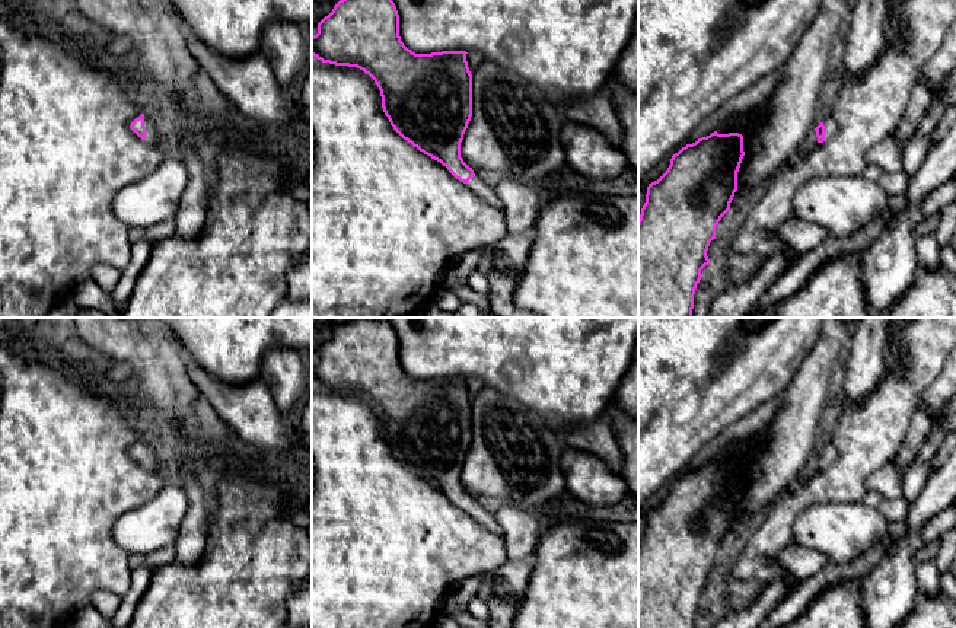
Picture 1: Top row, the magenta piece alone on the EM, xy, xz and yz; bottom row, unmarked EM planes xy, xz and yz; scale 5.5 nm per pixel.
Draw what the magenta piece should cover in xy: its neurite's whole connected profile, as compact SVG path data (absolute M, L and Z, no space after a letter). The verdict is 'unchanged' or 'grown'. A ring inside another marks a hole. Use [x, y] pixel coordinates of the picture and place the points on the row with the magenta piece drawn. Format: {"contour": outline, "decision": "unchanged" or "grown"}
{"contour": "M150 112L141 114L138 118L136 118L130 128L141 138L149 143L156 143L157 140L157 133L156 128L152 122L152 115Z", "decision": "grown"}

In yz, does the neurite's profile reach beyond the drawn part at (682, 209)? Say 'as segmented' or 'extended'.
as segmented

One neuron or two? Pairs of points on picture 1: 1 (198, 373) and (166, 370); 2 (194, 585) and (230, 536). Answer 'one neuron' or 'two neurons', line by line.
1: two neurons
2: one neuron

